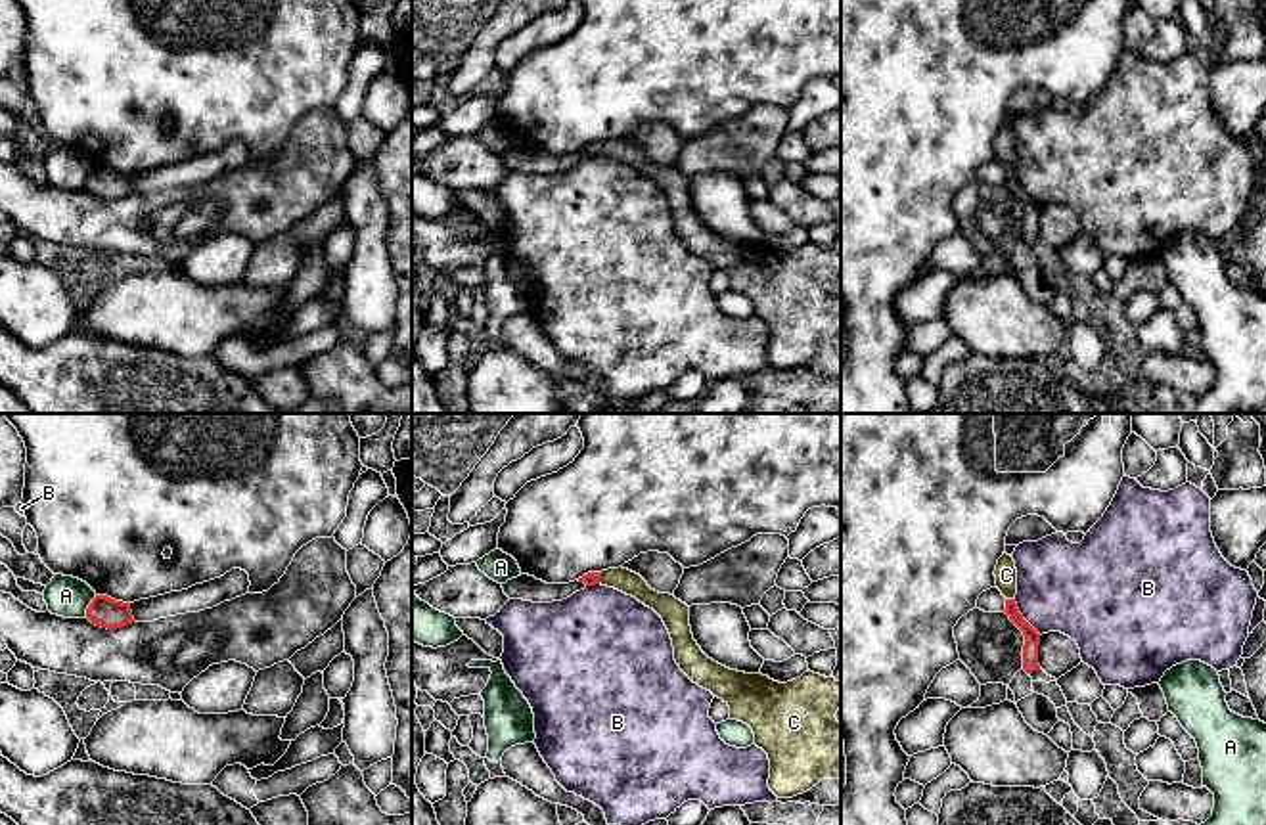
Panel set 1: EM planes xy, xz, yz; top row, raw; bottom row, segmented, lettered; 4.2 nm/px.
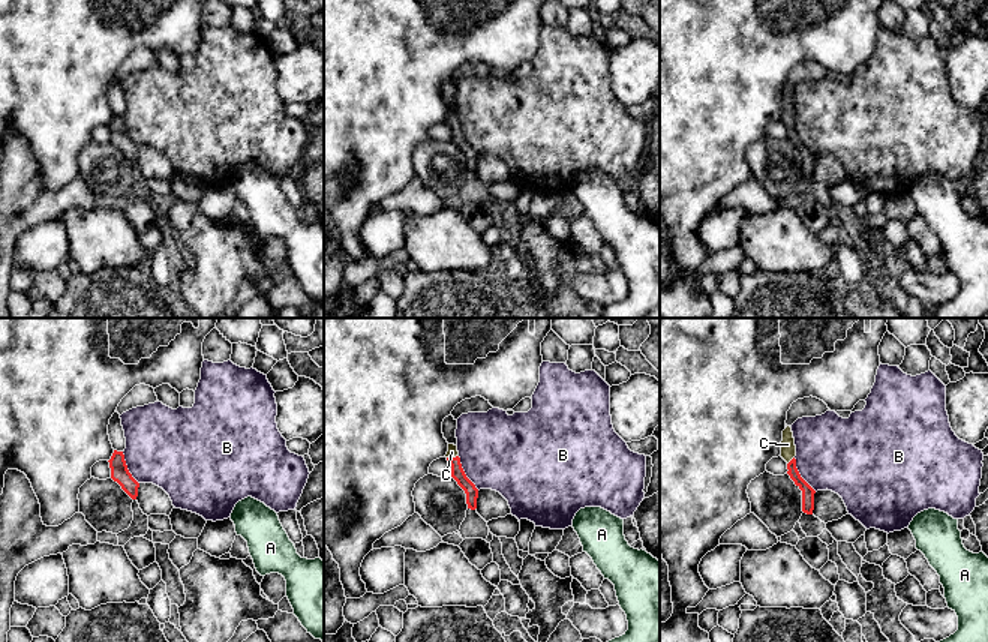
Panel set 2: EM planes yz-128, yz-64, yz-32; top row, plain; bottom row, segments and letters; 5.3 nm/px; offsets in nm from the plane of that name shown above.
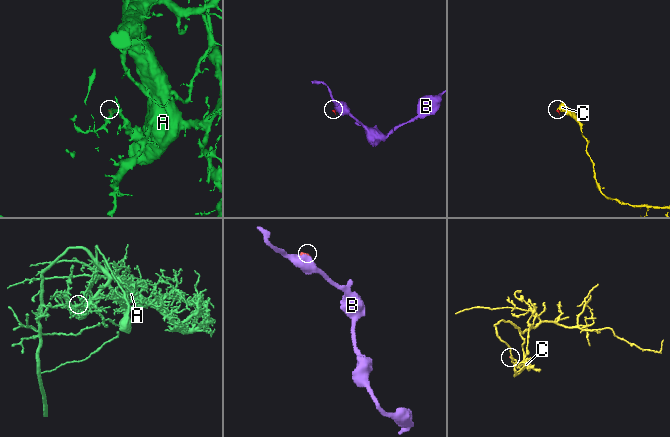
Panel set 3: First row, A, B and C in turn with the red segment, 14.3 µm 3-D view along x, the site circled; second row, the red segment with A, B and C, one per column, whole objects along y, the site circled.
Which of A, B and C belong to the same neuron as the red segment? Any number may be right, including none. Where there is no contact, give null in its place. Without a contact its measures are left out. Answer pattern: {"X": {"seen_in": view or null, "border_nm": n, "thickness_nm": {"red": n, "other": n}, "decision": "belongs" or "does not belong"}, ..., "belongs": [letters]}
{"A": {"seen_in": "xy", "border_nm": 100, "thickness_nm": {"red": 130, "other": 170}, "decision": "does not belong"}, "B": {"seen_in": "yz", "border_nm": 190, "thickness_nm": {"red": 60, "other": 380}, "decision": "does not belong"}, "C": {"seen_in": "yz", "border_nm": 40, "thickness_nm": {"red": 60, "other": 100}, "decision": "belongs"}, "belongs": ["C"]}

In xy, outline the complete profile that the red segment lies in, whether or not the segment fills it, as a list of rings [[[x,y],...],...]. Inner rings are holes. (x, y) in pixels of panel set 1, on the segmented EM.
[[[96,595],[86,609],[86,618],[102,628],[115,630],[134,622],[130,603]]]

